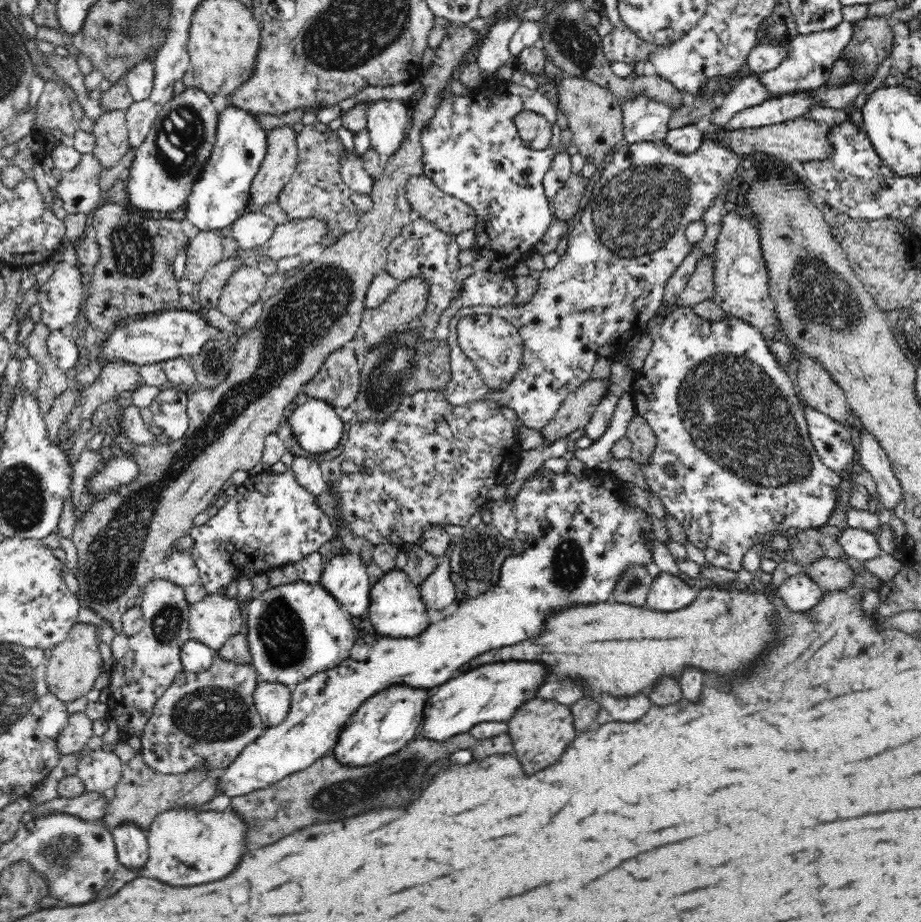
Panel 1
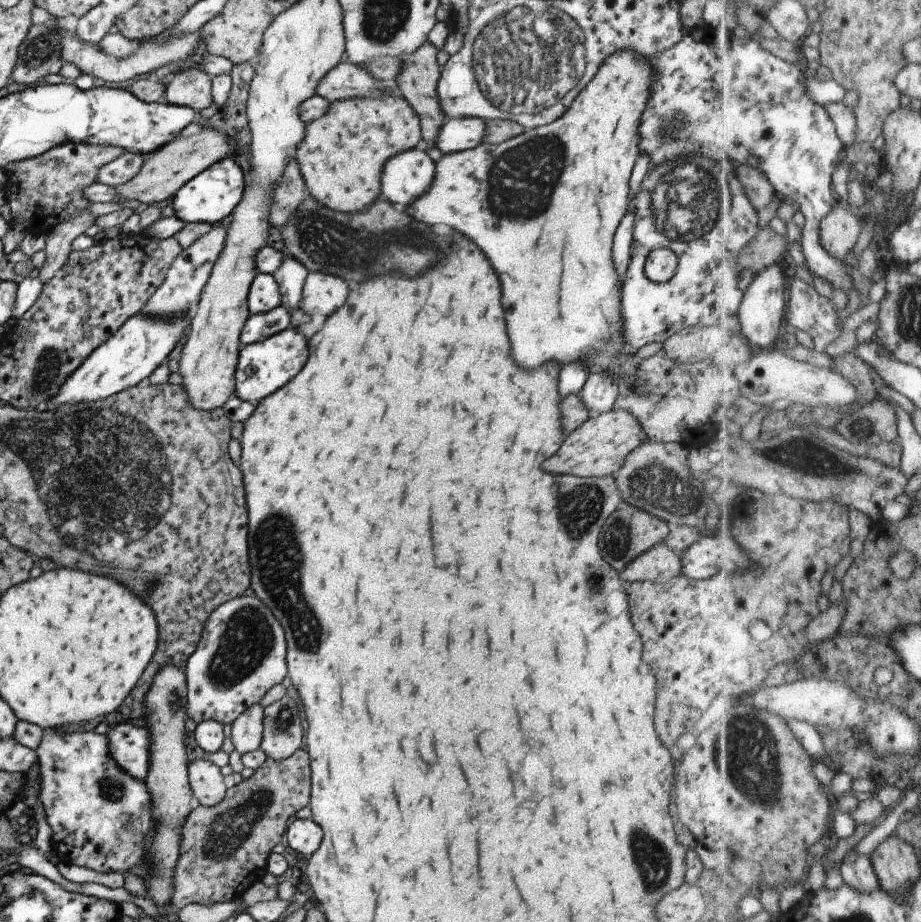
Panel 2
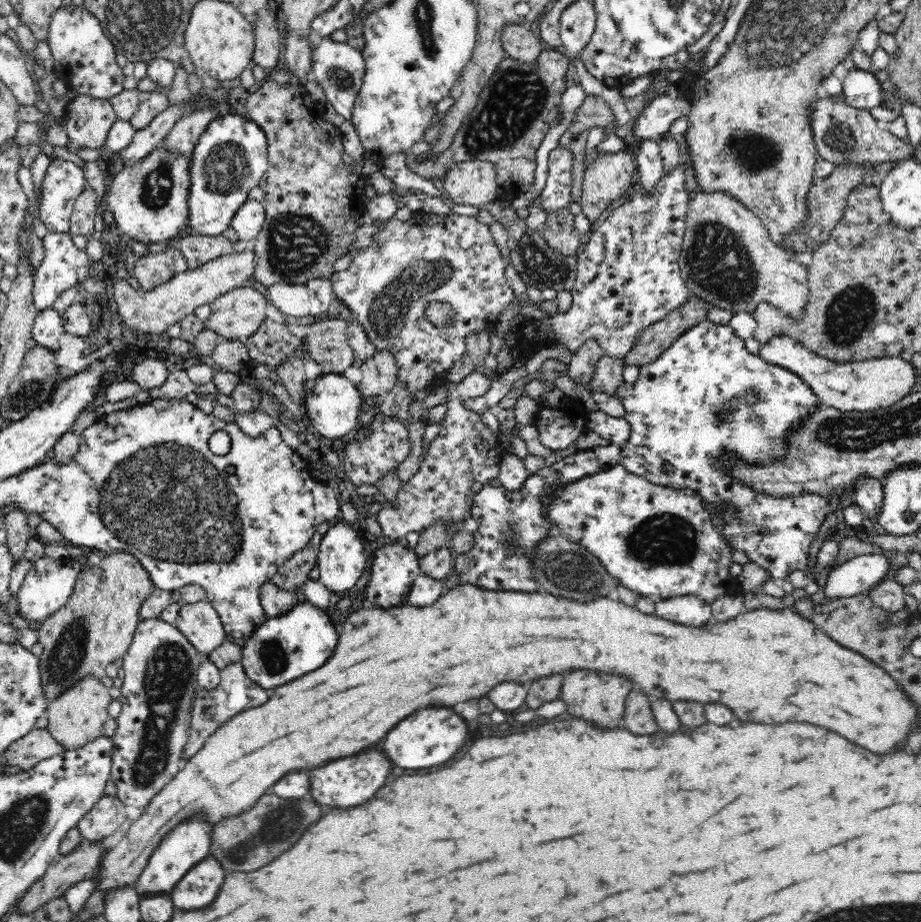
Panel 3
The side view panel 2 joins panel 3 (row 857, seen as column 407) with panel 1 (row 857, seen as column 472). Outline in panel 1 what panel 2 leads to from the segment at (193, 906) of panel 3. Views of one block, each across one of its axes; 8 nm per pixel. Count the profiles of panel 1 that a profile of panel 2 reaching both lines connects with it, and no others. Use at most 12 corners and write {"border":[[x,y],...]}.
{"border":[[174,807],[154,818],[141,876],[170,886],[238,868],[236,812]]}

